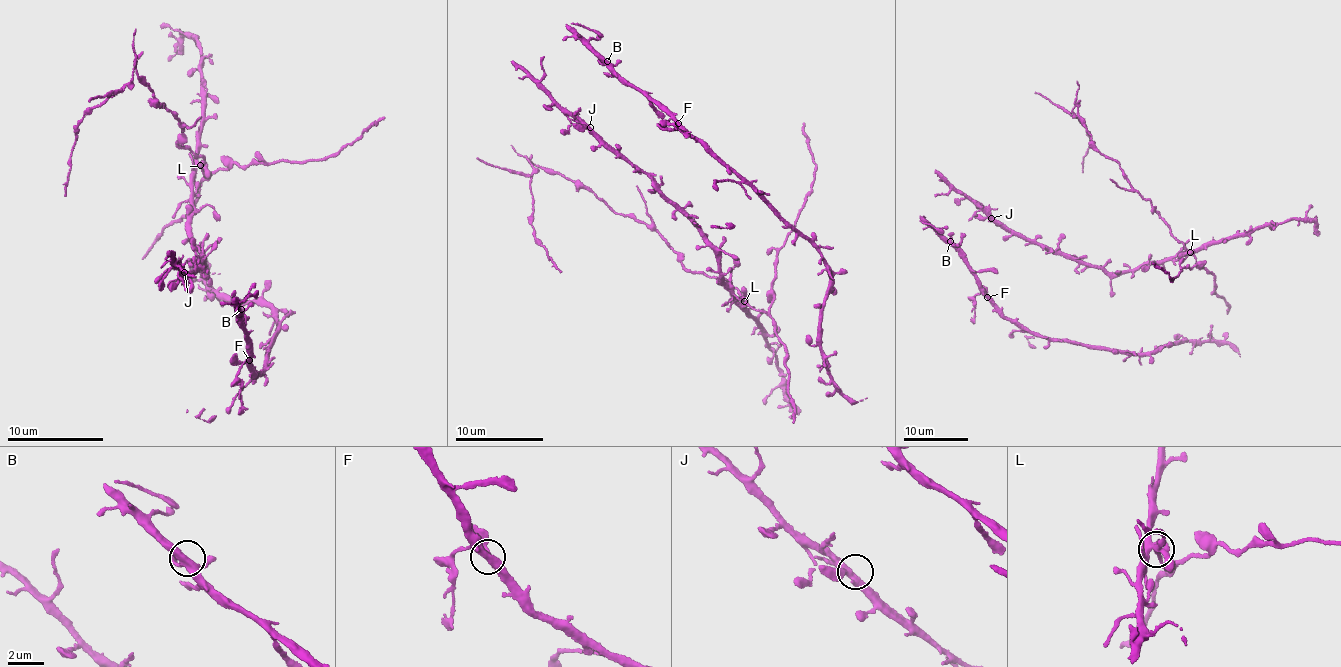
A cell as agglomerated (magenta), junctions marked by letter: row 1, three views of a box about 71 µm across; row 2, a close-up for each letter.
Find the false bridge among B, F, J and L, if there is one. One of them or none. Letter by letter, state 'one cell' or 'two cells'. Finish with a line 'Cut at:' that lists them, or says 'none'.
B: one cell
F: one cell
J: one cell
L: two cells
Cut at: L

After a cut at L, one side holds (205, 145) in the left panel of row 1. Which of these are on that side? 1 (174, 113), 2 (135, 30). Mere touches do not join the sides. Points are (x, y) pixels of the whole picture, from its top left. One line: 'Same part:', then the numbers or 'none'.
Same part: none

